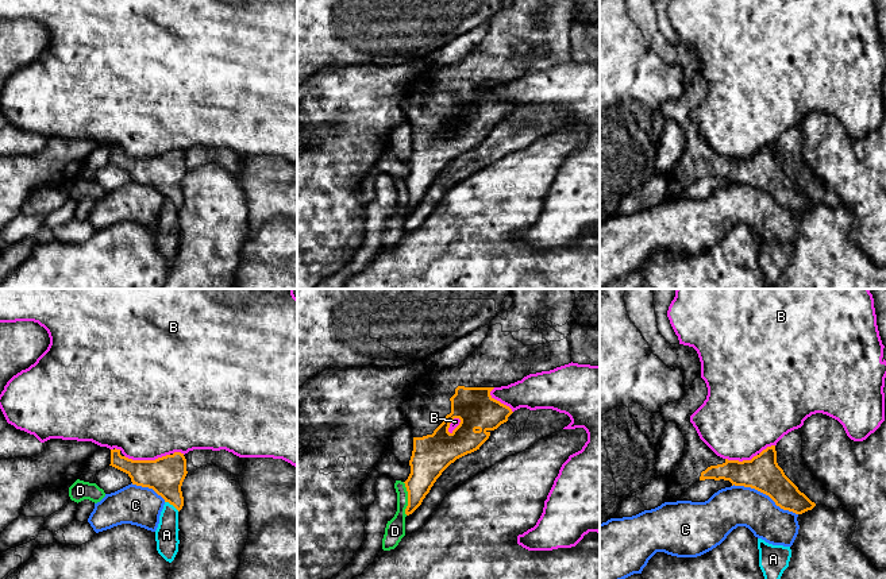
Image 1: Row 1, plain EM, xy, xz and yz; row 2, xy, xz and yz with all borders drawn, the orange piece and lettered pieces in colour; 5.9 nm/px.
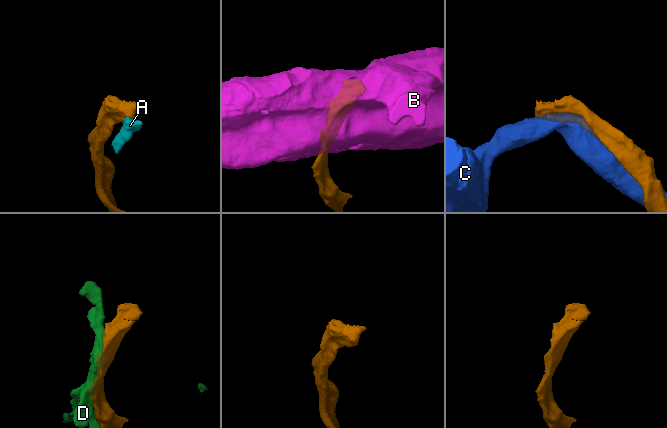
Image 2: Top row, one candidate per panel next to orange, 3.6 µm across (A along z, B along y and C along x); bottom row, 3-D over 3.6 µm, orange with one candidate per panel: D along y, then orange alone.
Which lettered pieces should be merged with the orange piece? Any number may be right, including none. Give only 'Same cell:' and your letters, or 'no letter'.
Same cell: no letter

